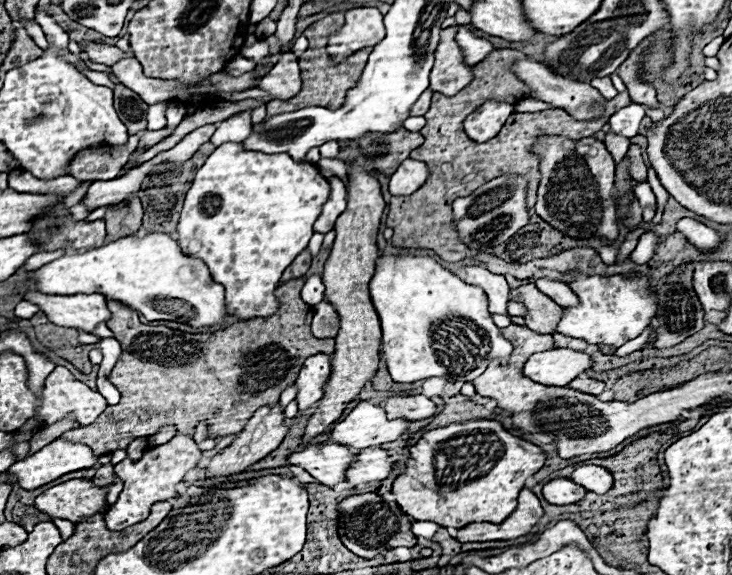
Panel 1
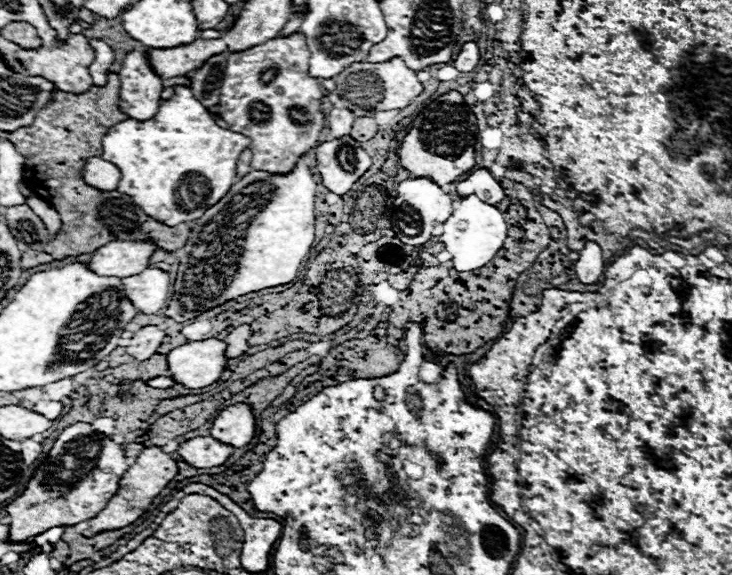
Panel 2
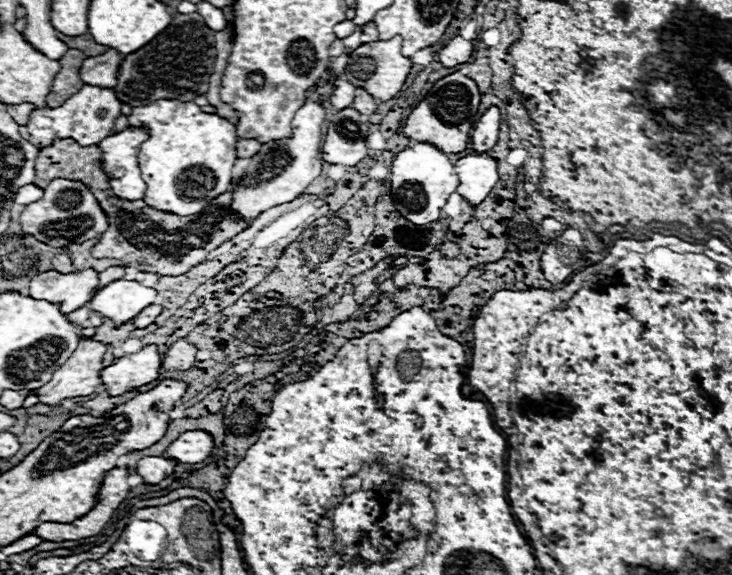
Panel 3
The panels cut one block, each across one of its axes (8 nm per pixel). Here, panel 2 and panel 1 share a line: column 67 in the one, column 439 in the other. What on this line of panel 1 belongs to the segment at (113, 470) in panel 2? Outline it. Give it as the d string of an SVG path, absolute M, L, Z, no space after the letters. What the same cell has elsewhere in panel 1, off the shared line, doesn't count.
M470 420L464 424L450 424L426 432L426 436L410 448L410 460L402 474L394 480L392 492L398 506L414 520L436 522L444 528L462 528L470 522L504 522L518 506L516 498L524 488L526 478L534 476L544 466L542 450L518 436L512 436L496 420Z

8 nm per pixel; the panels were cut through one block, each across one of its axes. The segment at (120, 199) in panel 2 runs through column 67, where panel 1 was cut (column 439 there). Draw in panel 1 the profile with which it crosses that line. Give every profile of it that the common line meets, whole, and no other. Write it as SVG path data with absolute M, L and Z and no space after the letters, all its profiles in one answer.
M508 48L494 50L490 56L486 56L480 64L474 66L474 80L470 82L470 86L466 86L464 90L460 90L454 96L434 94L432 106L424 114L426 126L420 130L422 134L400 128L400 130L396 130L396 134L378 134L376 132L376 134L364 134L358 140L362 154L370 156L376 162L374 170L378 170L378 172L390 174L390 168L400 166L408 158L412 148L416 148L416 150L410 154L410 158L426 162L426 166L430 170L428 182L424 182L418 192L414 192L410 196L392 196L392 200L388 204L386 226L394 228L394 236L390 242L396 248L426 248L426 250L432 250L436 256L440 256L444 262L464 260L468 254L468 248L458 240L458 234L452 228L454 198L472 194L478 186L482 186L490 178L498 178L502 174L518 174L518 176L526 176L526 180L528 180L526 201L529 208L534 207L538 189L538 174L540 174L538 158L528 150L534 144L534 138L540 134L550 134L550 136L558 134L558 136L566 136L572 140L592 136L592 132L598 132L616 110L630 104L628 92L620 92L616 98L604 102L604 114L596 120L574 120L570 114L566 114L564 110L558 110L558 108L534 112L534 114L516 112L510 116L508 124L500 130L500 134L496 138L482 144L472 142L464 134L462 122L466 120L468 114L474 112L476 106L482 106L482 102L488 102L494 98L508 102L508 104L518 104L520 100L528 98L530 88L526 86L526 82L516 78L516 74L512 72L512 64L522 58L528 58L528 56L522 54L520 50L508 50Z

